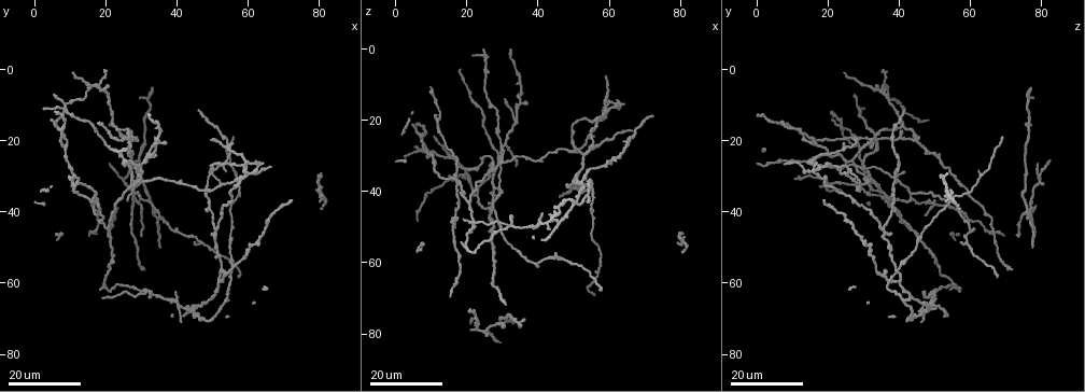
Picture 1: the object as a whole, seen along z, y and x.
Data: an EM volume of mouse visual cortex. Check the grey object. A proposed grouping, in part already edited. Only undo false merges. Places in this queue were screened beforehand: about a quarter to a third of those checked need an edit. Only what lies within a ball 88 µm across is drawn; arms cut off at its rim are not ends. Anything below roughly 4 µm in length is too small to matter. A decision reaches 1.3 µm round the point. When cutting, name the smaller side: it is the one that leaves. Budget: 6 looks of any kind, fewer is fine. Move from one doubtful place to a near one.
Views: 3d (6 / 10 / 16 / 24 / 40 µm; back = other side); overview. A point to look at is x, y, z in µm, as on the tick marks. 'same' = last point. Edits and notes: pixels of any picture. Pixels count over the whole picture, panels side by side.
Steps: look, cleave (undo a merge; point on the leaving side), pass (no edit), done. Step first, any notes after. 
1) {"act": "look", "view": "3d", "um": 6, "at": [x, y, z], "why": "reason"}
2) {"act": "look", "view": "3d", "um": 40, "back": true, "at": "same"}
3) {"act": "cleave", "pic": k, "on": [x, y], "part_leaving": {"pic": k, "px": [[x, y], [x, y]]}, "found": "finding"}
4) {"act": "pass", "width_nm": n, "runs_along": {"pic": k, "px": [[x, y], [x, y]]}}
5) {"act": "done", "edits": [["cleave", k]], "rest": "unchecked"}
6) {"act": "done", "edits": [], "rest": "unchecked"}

{"act": "look", "view": "3d", "um": 16, "at": [63.0, 26.5, 16.5], "why": "thin arm on a thick one"}

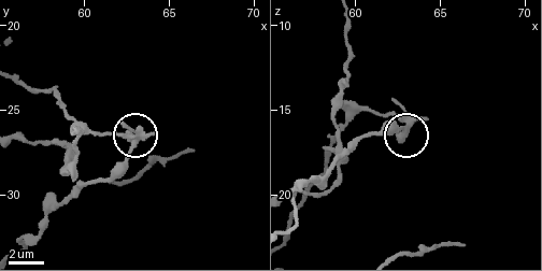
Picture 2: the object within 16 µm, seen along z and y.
{"act": "look", "view": "3d", "um": 10, "at": [62.8, 26.9, 16.2], "why": "closer look"}

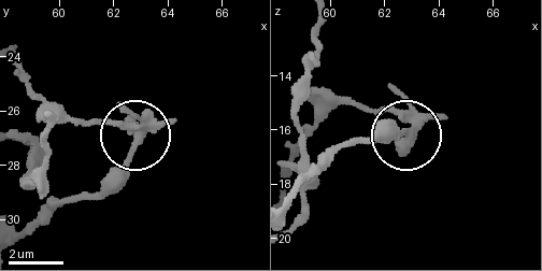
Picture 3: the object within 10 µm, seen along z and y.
{"act": "cleave", "pic": 3, "on": [103, 123], "part_leaving": {"pic": 3, "px": [[141, 128], [67, 118], [20, 68]]}, "found": "two neurons meet here"}

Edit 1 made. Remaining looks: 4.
{"act": "look", "view": "overview"}

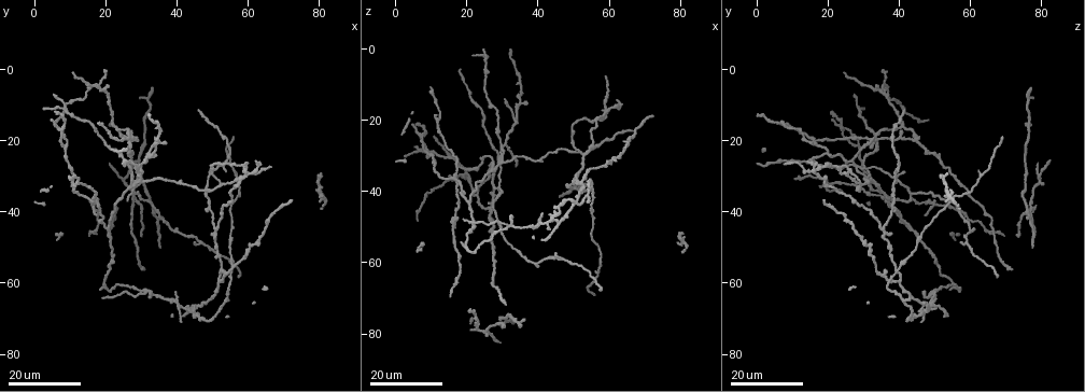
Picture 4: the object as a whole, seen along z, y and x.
{"act": "look", "view": "3d", "um": 16, "at": [52.0, 31.5, 29.5]}

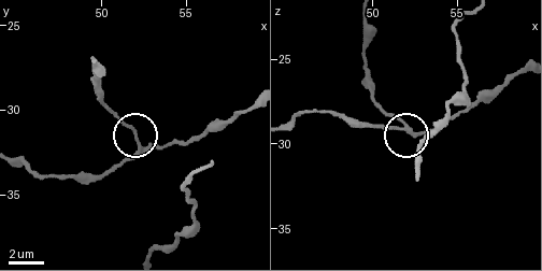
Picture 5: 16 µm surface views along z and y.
{"act": "look", "view": "3d", "um": 10, "at": [52.3, 32.1, 29.2]}

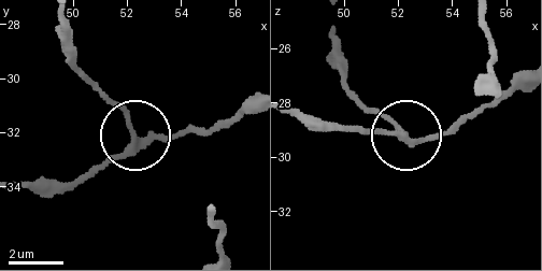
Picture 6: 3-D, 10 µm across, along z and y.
{"act": "pass", "width_nm": 220, "runs_along": {"pic": 6, "px": [[18, 181], [81, 181], [129, 139], [203, 132]]}, "found": "continuous, no second neuron"}

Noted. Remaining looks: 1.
{"act": "done", "edits": [["cleave", 3]], "rest": "unchecked"}

